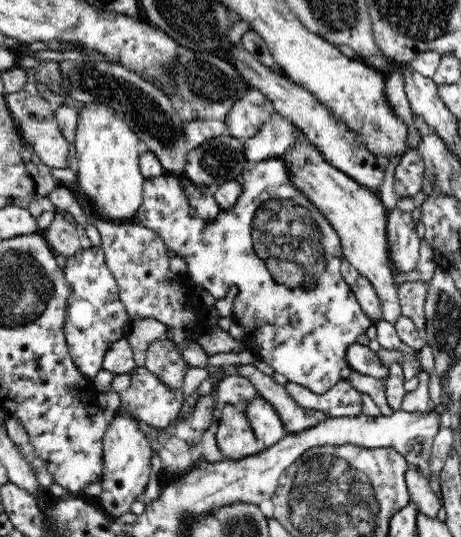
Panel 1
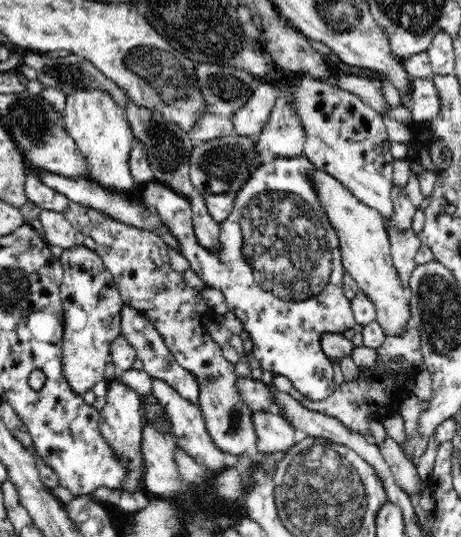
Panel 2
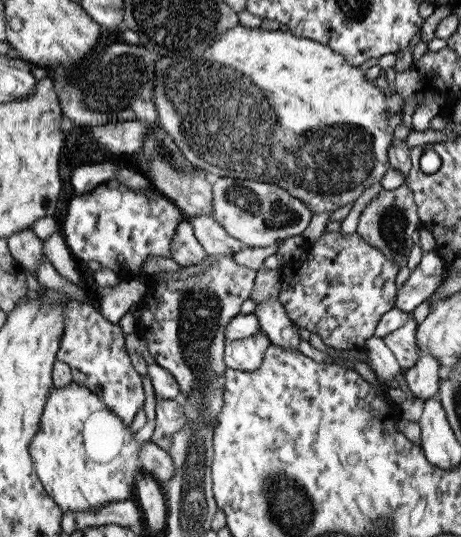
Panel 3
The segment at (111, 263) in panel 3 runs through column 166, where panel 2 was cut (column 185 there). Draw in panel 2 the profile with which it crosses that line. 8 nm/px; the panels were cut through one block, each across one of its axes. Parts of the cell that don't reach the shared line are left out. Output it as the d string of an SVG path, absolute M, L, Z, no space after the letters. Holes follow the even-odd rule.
M306 156L288 158L275 157L273 162L260 165L252 173L252 176L248 178L247 183L236 193L233 202L233 210L230 212L228 219L220 224L221 231L219 232L219 241L221 245L215 253L208 252L206 249L200 247L198 241L196 241L196 237L194 237L193 213L188 198L178 195L178 193L160 183L151 181L145 184L145 189L140 201L160 215L160 219L162 219L162 223L168 227L169 233L173 234L174 238L178 239L182 254L190 261L191 269L203 280L204 284L212 286L212 288L218 288L218 290L223 292L227 310L231 310L241 320L246 341L248 342L248 346L253 350L253 358L260 361L261 370L268 370L273 374L285 376L292 381L296 390L302 393L304 397L310 399L310 401L321 401L328 398L328 396L336 390L336 384L334 384L334 380L332 379L332 376L334 376L334 370L332 370L333 359L324 355L324 351L322 347L320 347L320 336L326 334L326 332L344 332L344 330L352 328L352 326L356 324L356 321L354 321L354 315L352 314L351 300L344 295L343 291L343 278L346 272L343 267L343 262L341 261L339 236L329 222L326 212L320 204L314 180L311 180L311 174L315 170L315 166Z

